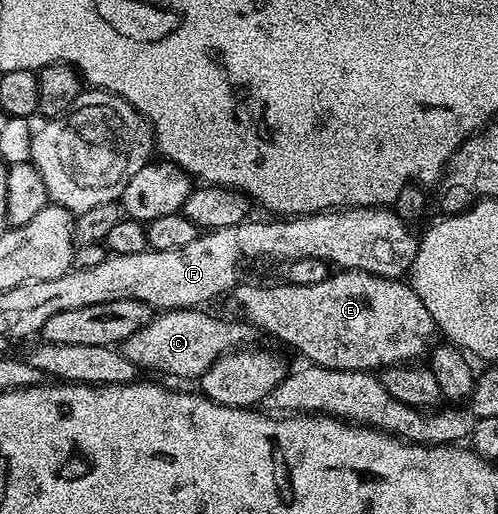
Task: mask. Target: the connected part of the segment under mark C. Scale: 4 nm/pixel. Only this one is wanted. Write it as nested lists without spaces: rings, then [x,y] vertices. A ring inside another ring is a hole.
[[[178,307],[176,311],[159,311],[141,329],[137,329],[121,345],[122,353],[142,372],[160,371],[163,375],[176,375],[179,379],[198,380],[222,355],[239,349],[248,342],[248,324],[230,323],[210,315],[207,309]]]

